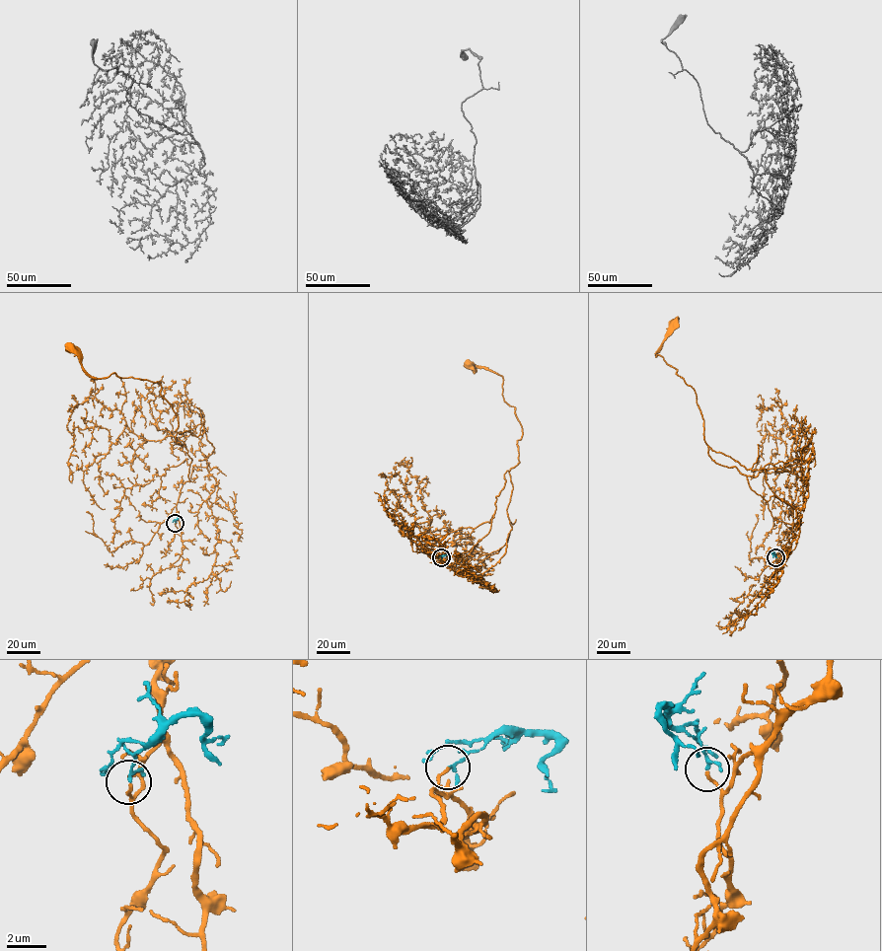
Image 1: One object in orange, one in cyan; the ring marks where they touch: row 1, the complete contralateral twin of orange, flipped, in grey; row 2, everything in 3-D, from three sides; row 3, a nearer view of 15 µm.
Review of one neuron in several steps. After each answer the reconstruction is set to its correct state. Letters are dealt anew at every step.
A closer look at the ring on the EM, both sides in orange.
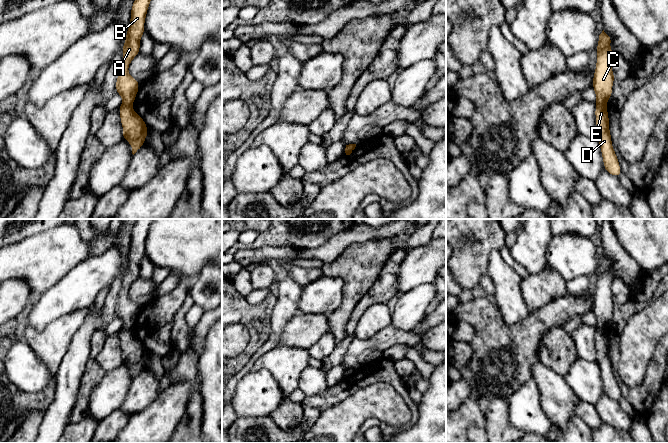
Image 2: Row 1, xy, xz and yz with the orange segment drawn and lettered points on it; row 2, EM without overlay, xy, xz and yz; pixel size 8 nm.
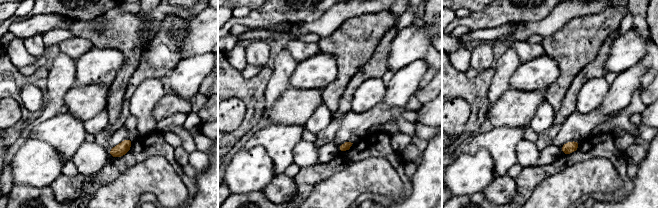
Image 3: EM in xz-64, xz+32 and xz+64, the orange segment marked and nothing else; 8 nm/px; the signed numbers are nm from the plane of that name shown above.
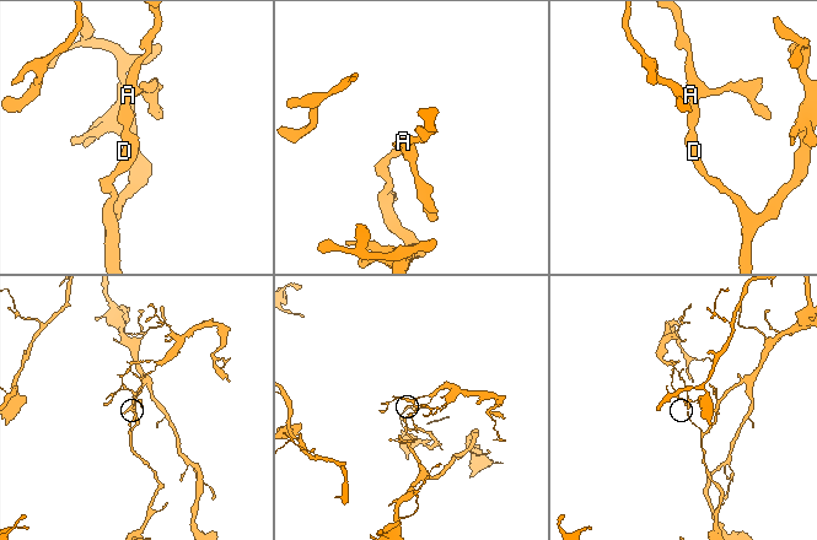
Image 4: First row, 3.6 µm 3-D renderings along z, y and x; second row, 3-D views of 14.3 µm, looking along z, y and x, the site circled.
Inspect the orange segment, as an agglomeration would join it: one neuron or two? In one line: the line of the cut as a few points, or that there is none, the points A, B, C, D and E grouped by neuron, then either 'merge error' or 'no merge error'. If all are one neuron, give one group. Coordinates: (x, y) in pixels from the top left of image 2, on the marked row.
cut in xy along (122, 103), (130, 106); A B C / D E; merge error

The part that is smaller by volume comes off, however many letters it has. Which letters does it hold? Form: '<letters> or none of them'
A, B, C

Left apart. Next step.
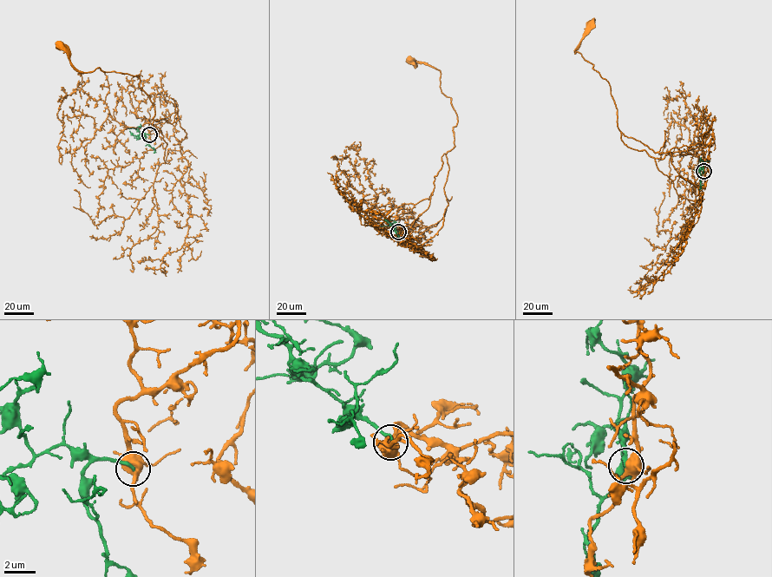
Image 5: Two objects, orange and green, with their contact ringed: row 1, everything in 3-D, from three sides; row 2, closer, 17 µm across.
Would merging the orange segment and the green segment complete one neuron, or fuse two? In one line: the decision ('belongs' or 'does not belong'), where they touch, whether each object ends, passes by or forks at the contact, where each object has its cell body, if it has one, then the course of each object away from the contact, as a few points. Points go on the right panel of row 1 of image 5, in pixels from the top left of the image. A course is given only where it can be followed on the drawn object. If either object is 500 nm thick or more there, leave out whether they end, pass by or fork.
belongs | (703, 171) | orange forks | green ends | orange (592, 22) | green none | orange via (703, 171), (702, 159), (685, 145), (658, 154), (620, 131), (610, 86), (575, 53), (592, 22) | green via (703, 171), (699, 189)

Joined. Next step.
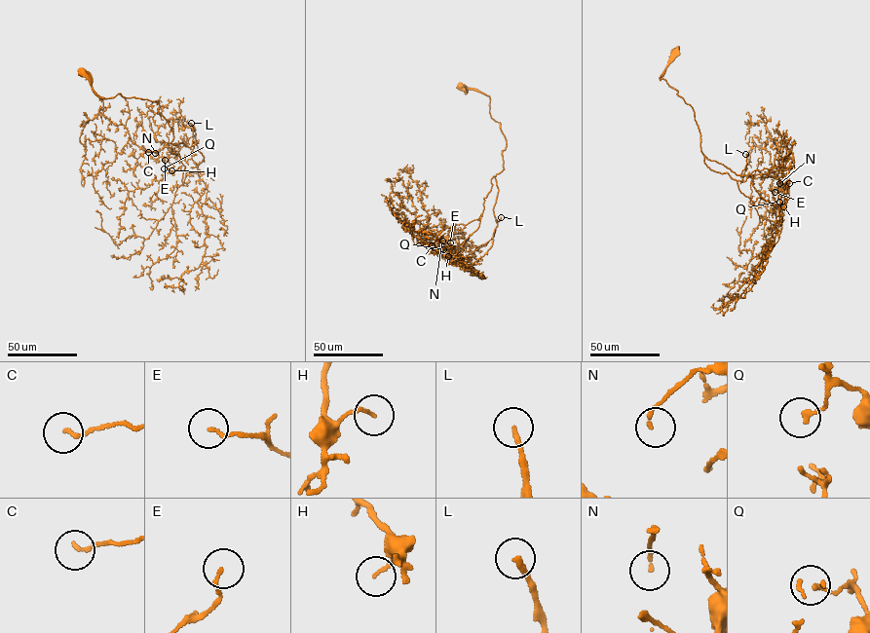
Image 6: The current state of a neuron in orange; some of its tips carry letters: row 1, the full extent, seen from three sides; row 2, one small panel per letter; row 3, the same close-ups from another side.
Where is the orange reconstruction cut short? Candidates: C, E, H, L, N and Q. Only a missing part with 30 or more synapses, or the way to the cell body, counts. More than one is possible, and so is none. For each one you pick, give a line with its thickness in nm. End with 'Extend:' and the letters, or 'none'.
L: Thickness 180 nm
Extend: L

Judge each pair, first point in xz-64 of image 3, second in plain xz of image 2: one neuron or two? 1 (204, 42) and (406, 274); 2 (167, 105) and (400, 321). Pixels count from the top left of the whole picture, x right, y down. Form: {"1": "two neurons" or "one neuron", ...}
{"1": "one neuron", "2": "two neurons"}

